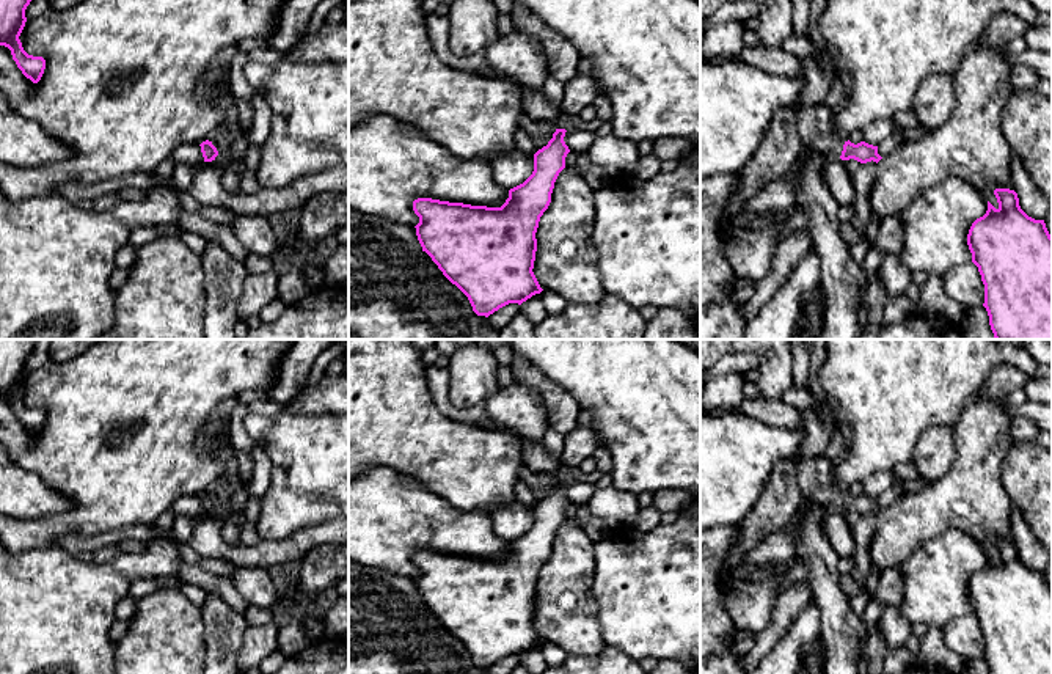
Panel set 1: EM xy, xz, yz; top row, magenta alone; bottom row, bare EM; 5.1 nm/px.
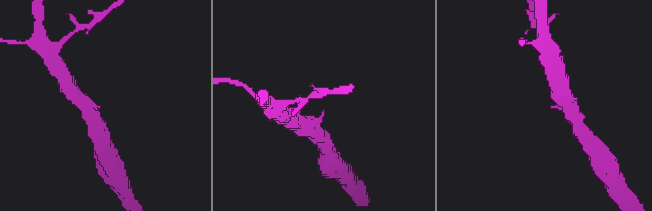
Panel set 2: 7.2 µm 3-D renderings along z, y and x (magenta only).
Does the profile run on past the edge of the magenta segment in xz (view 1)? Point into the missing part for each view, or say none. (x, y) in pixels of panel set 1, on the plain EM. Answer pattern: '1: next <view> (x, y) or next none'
1: next none

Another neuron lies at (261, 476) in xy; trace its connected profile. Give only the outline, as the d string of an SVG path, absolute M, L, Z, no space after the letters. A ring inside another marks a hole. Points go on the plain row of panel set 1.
M256 443L251 457L254 460L251 481L239 492L232 493L228 503L218 504L218 507L225 509L229 514L245 511L248 500L251 496L262 498L270 485L272 462L259 443Z

